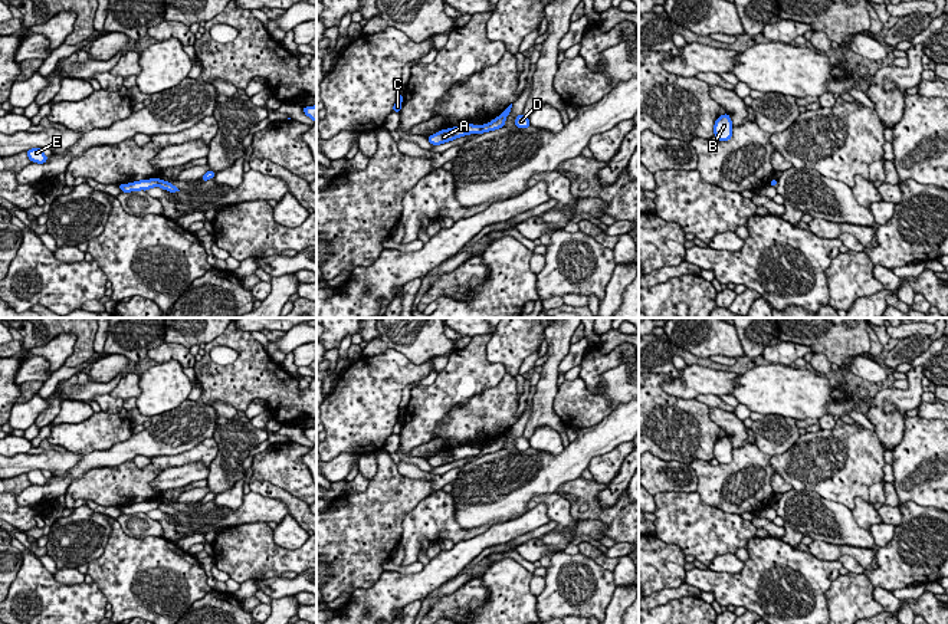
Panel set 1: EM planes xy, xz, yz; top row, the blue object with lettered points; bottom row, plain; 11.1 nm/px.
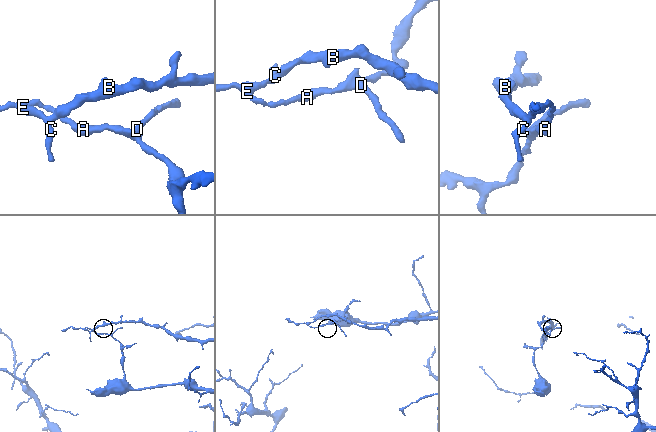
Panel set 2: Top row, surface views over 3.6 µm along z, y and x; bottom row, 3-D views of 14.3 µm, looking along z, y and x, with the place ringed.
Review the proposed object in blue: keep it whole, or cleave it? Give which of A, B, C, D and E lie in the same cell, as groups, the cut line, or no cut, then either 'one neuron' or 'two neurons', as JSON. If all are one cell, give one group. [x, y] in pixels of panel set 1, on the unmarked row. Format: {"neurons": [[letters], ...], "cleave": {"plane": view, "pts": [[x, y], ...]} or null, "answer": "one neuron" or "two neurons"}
{"neurons": [["A", "B", "C", "E"], ["D"]], "cleave": {"plane": "xz", "pts": [[481, 449], [478, 455]]}, "answer": "two neurons"}

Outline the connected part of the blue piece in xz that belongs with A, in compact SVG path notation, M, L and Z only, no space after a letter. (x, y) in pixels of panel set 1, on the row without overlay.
M463 446L447 451L440 451L437 456L430 457L427 462L432 467L440 467L469 456L479 456L479 453L480 449L478 447Z

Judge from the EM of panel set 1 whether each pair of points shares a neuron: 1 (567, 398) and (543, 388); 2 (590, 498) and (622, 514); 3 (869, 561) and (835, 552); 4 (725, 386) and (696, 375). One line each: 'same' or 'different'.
1: different
2: same
3: same
4: same

